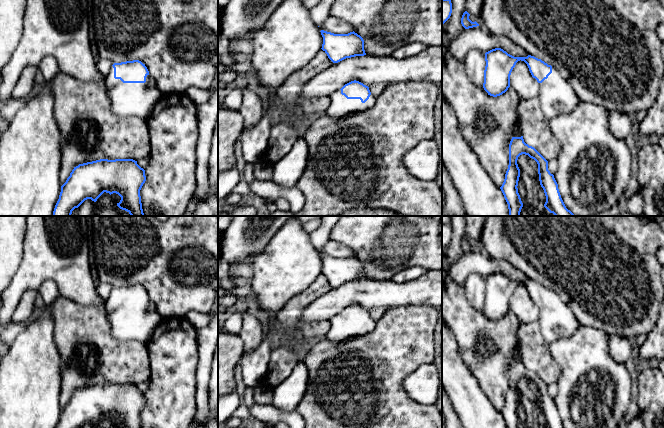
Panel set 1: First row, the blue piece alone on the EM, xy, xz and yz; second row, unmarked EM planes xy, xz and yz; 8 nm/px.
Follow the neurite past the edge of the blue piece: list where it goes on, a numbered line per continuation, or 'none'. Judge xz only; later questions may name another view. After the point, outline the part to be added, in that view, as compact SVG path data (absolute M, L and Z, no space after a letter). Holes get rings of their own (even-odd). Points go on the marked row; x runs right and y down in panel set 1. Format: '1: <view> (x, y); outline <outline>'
1: xz (339, 106); outline M340 89L333 92L328 98L330 103L324 114L333 118L363 112L373 107L376 101L376 97L372 94L365 103L362 103L360 99L347 99L341 94Z

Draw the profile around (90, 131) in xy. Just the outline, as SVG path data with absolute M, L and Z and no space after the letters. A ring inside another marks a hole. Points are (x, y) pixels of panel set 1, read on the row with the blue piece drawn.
M58 71L51 80L51 89L54 97L54 116L61 133L61 186L79 164L100 159L138 161L150 155L150 137L145 118L114 114L102 81L84 82Z

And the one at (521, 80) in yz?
M518 61L510 75L510 86L516 91L520 99L538 98L539 83L532 77L527 64Z

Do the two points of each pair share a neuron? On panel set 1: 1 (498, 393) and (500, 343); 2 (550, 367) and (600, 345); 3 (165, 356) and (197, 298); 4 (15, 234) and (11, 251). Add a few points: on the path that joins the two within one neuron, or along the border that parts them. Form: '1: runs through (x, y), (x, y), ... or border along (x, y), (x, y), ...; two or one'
1: runs through (498, 381), (498, 355); one
2: border along (549, 343), (549, 351), (560, 368), (557, 383); two
3: border along (184, 316), (166, 316), (162, 318); two
4: runs through (11, 238), (11, 247); one

